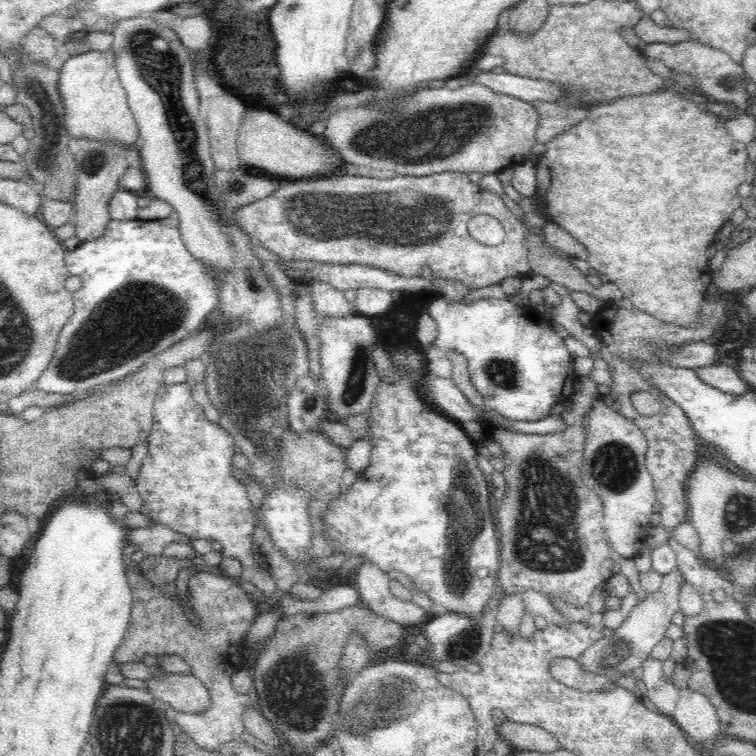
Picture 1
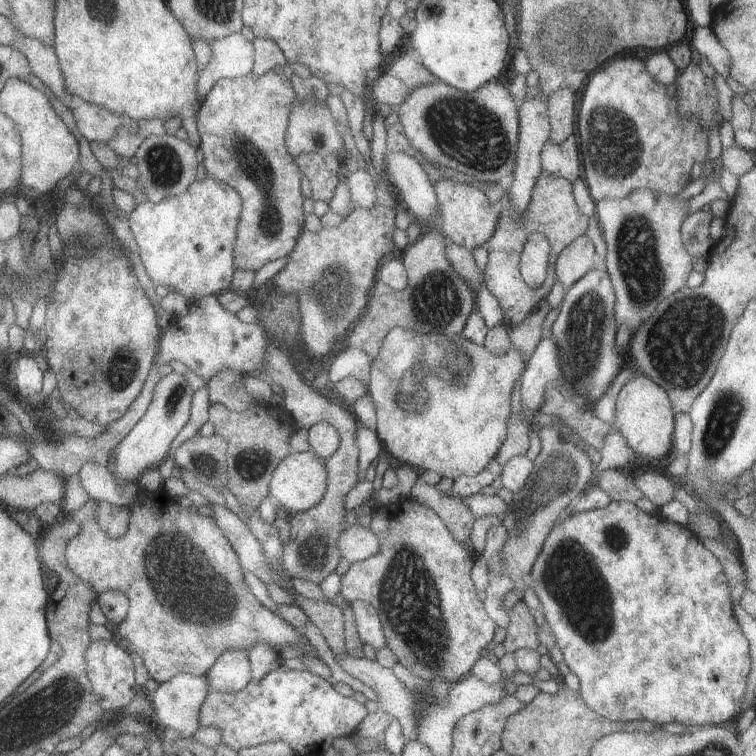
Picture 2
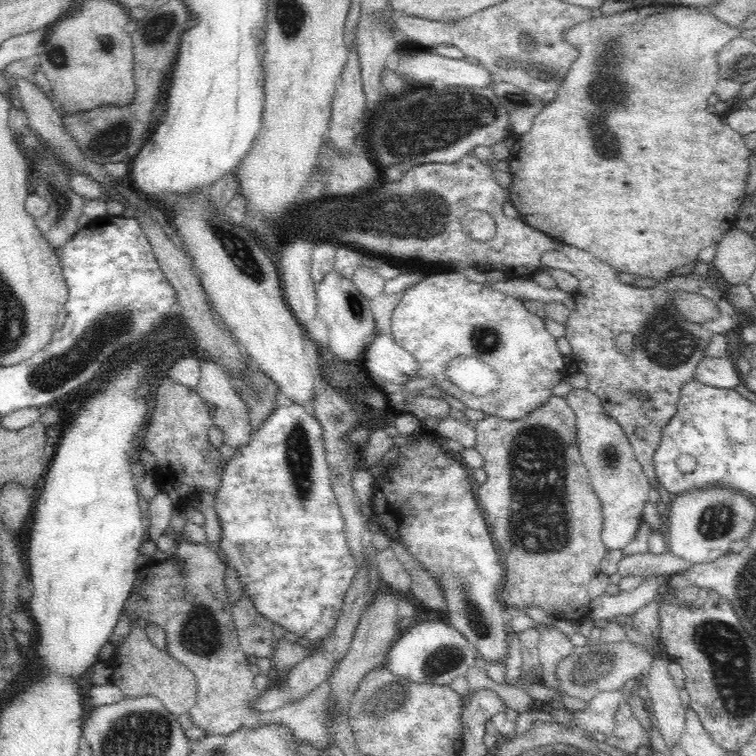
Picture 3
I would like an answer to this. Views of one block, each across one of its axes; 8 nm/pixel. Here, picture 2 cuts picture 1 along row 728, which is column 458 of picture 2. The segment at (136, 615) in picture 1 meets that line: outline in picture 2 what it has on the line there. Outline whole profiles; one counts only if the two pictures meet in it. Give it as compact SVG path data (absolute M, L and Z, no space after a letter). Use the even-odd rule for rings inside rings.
M441 178L435 182L435 194L437 194L437 204L441 208L441 228L443 228L443 238L451 240L457 246L463 248L479 248L485 246L487 240L491 240L497 224L497 214L491 212L491 202L487 196L483 196L481 190L469 184L455 182L451 178Z

